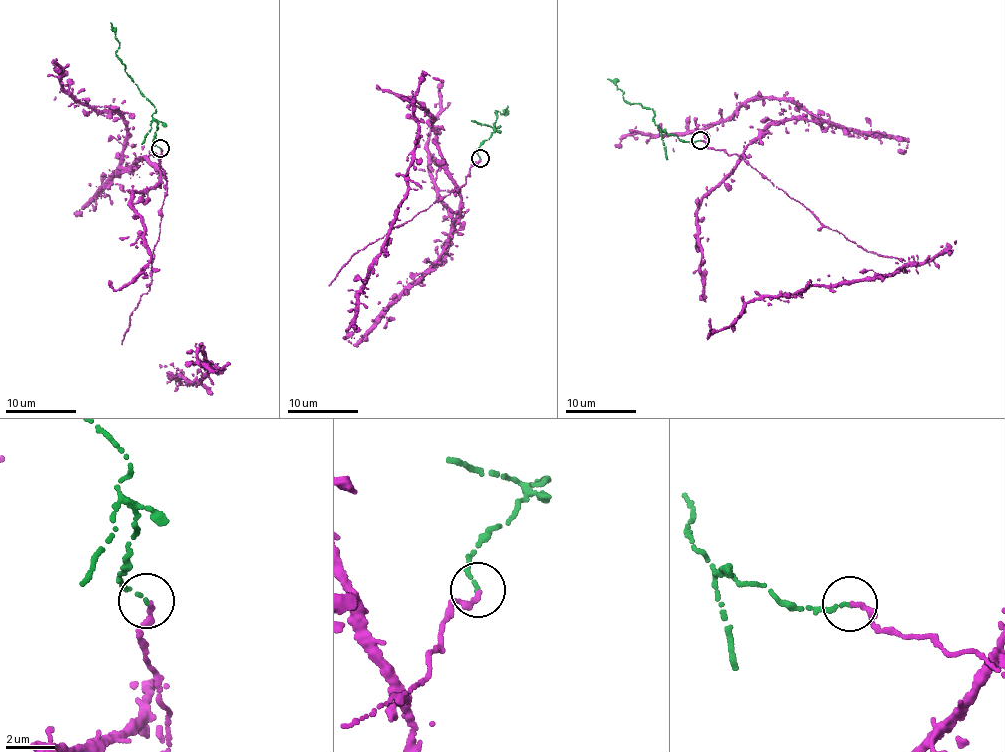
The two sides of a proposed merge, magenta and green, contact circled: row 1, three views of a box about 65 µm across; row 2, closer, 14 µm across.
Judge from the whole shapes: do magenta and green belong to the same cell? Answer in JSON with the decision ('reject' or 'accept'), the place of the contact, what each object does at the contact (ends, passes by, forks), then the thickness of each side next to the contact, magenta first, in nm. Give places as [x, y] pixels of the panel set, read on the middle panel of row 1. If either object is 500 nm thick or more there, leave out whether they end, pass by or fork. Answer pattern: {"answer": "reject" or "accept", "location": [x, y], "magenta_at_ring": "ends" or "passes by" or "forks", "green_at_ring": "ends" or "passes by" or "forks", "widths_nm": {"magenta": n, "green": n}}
{"answer": "accept", "location": [480, 158], "magenta_at_ring": "ends", "green_at_ring": "ends", "widths_nm": {"magenta": 200, "green": 140}}

